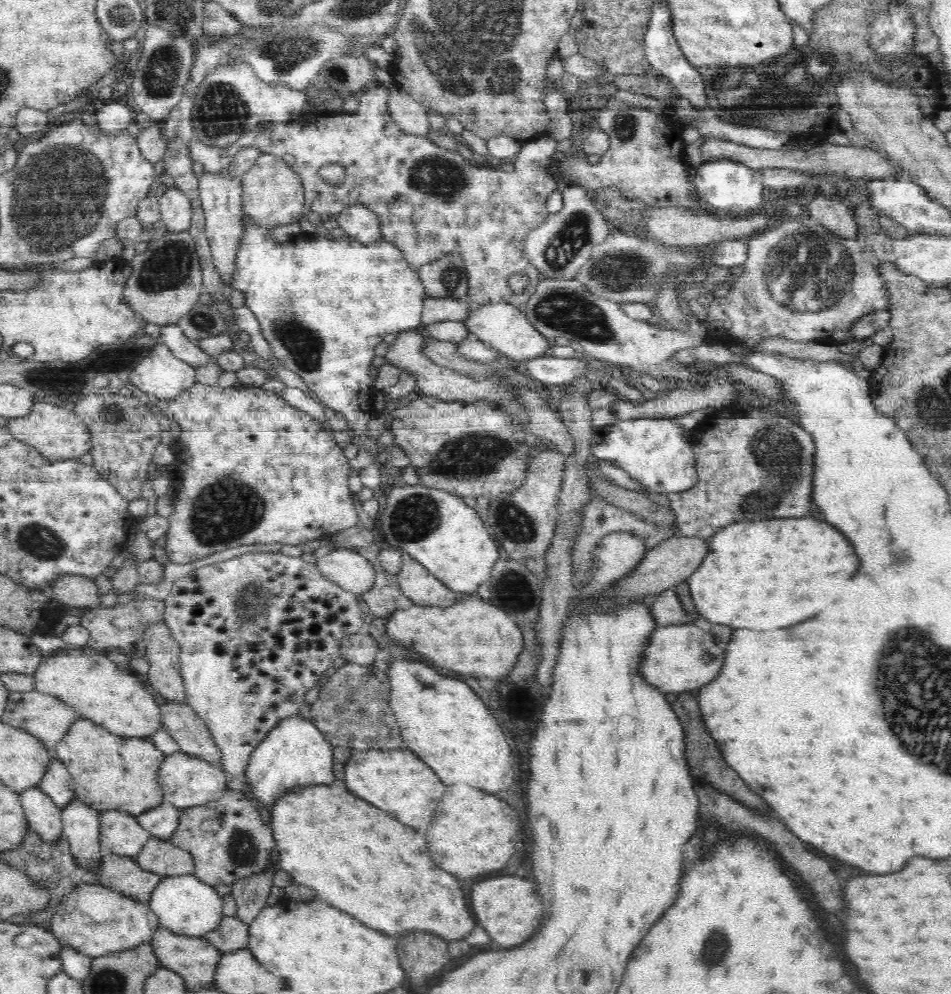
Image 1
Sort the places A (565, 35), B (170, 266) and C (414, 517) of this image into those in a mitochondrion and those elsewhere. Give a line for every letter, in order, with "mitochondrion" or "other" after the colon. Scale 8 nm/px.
A: other
B: mitochondrion
C: mitochondrion

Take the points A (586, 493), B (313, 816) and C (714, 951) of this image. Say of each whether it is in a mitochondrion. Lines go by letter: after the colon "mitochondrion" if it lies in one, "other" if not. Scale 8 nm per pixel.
A: other
B: other
C: mitochondrion

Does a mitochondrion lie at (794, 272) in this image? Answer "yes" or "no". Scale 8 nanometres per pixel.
yes

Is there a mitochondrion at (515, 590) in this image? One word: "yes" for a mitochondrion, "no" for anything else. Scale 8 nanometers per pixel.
yes

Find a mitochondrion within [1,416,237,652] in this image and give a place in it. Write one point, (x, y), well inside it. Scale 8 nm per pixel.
(38, 542)

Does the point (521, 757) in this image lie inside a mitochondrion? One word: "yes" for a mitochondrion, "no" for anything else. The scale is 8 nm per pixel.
no

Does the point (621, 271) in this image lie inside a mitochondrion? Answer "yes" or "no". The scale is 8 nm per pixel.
yes

